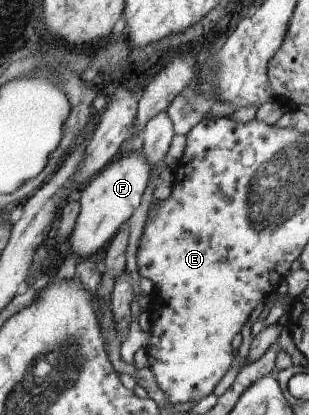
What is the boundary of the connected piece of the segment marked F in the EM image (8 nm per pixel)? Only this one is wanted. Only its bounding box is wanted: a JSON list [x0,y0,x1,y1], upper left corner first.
[69,150,153,259]

